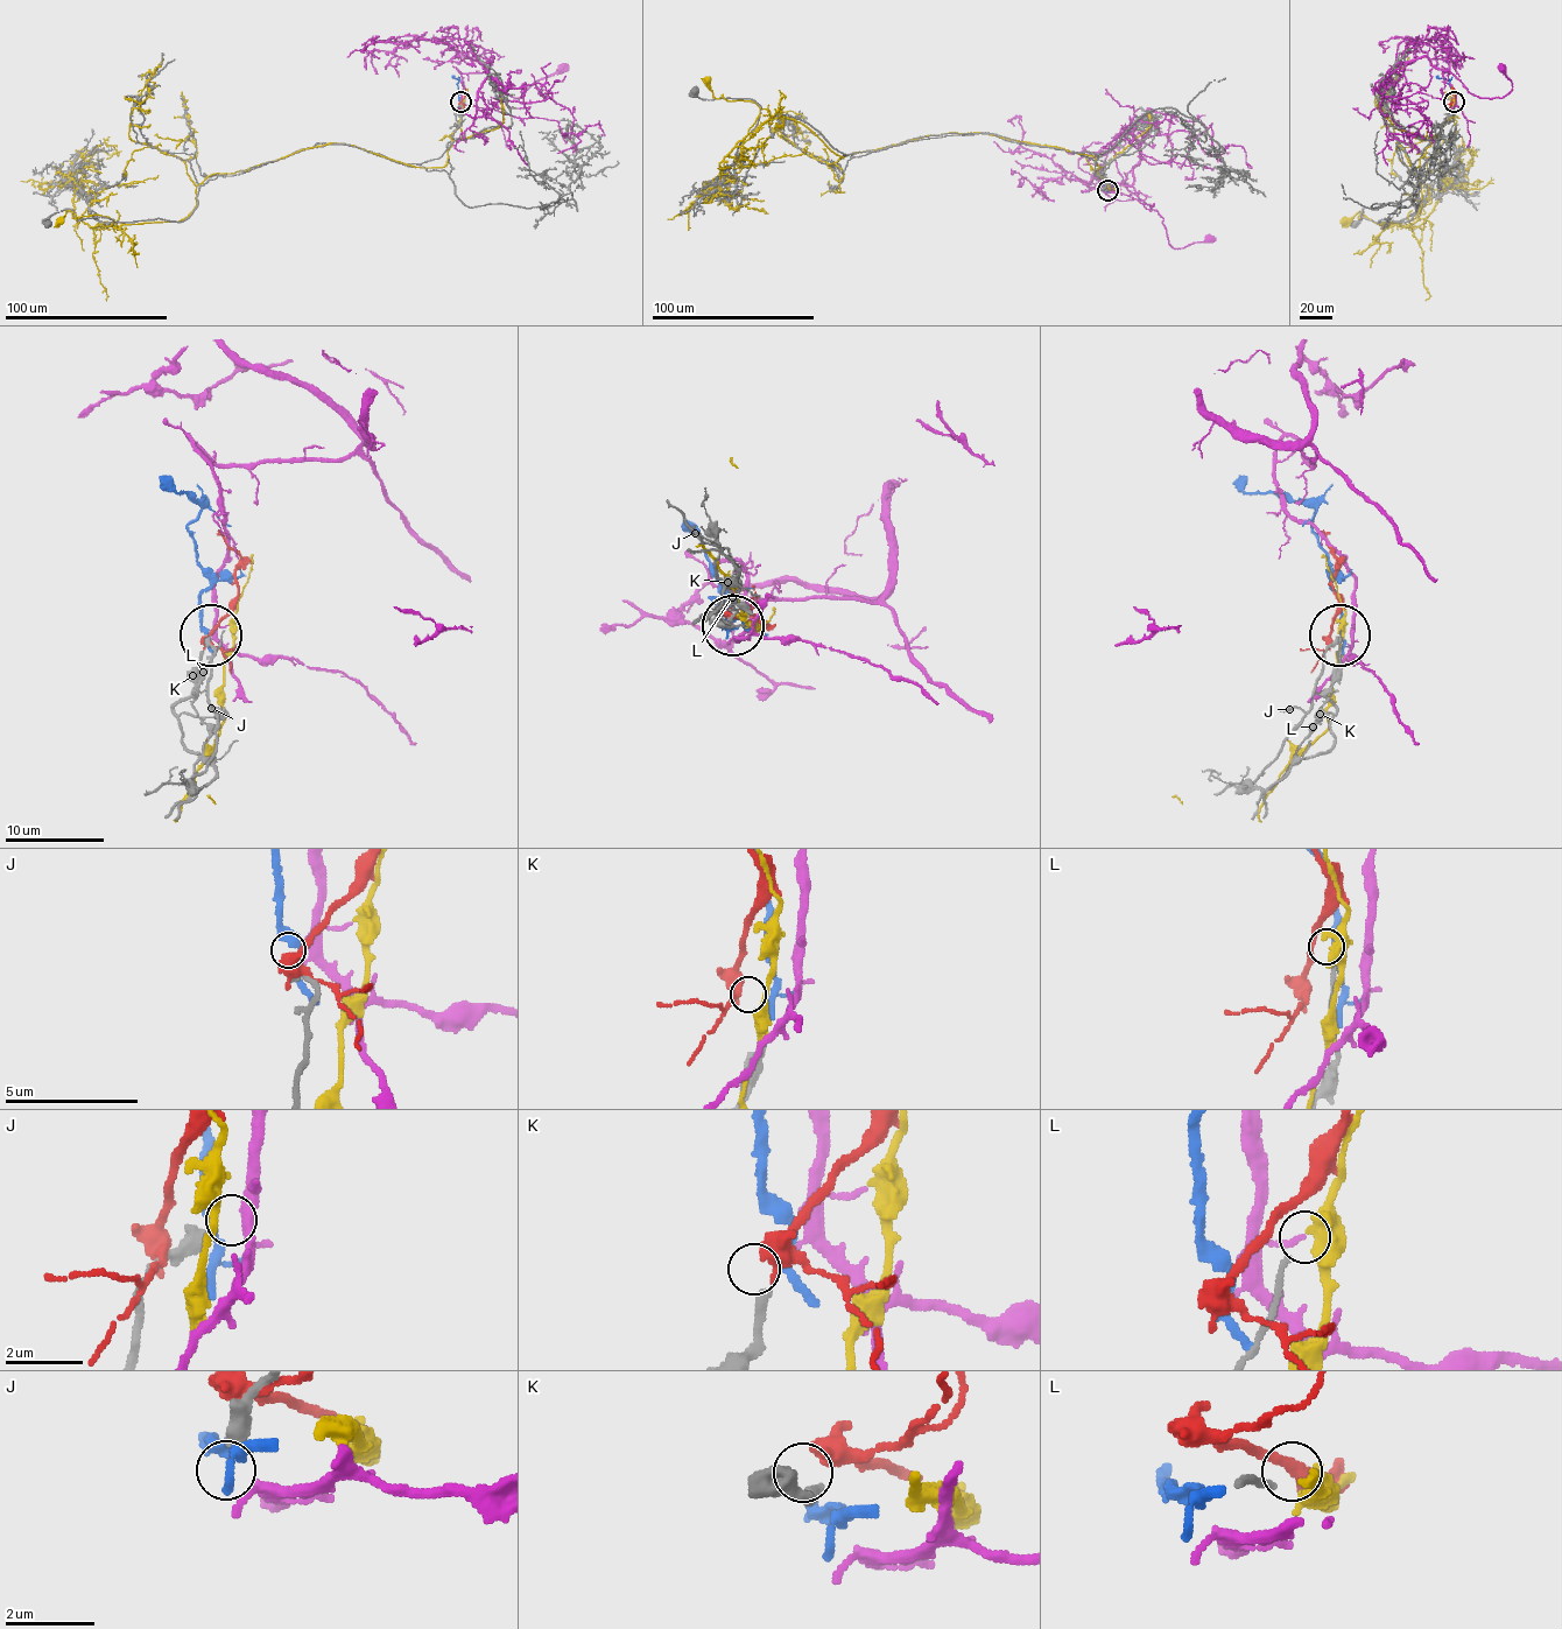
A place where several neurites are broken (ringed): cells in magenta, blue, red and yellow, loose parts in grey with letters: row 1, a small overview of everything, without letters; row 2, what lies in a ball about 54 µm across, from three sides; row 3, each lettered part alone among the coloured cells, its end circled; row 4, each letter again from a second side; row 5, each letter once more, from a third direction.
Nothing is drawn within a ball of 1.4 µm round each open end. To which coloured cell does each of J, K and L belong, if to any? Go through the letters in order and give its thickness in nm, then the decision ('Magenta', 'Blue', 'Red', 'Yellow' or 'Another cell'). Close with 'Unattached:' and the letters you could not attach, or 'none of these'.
J: Thickness 420 nm. Another cell
K: Thickness 240 nm. Red
L: Thickness 130 nm. Another cell
Unattached: J, L

